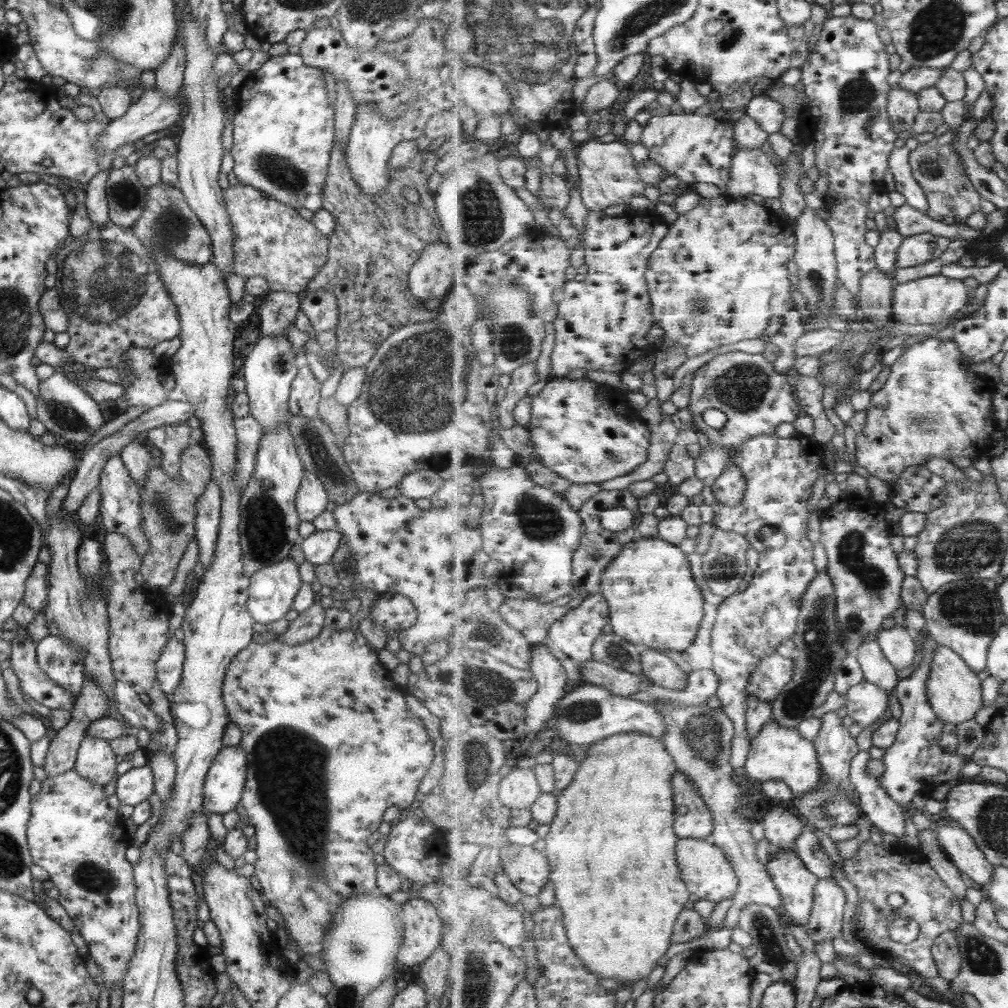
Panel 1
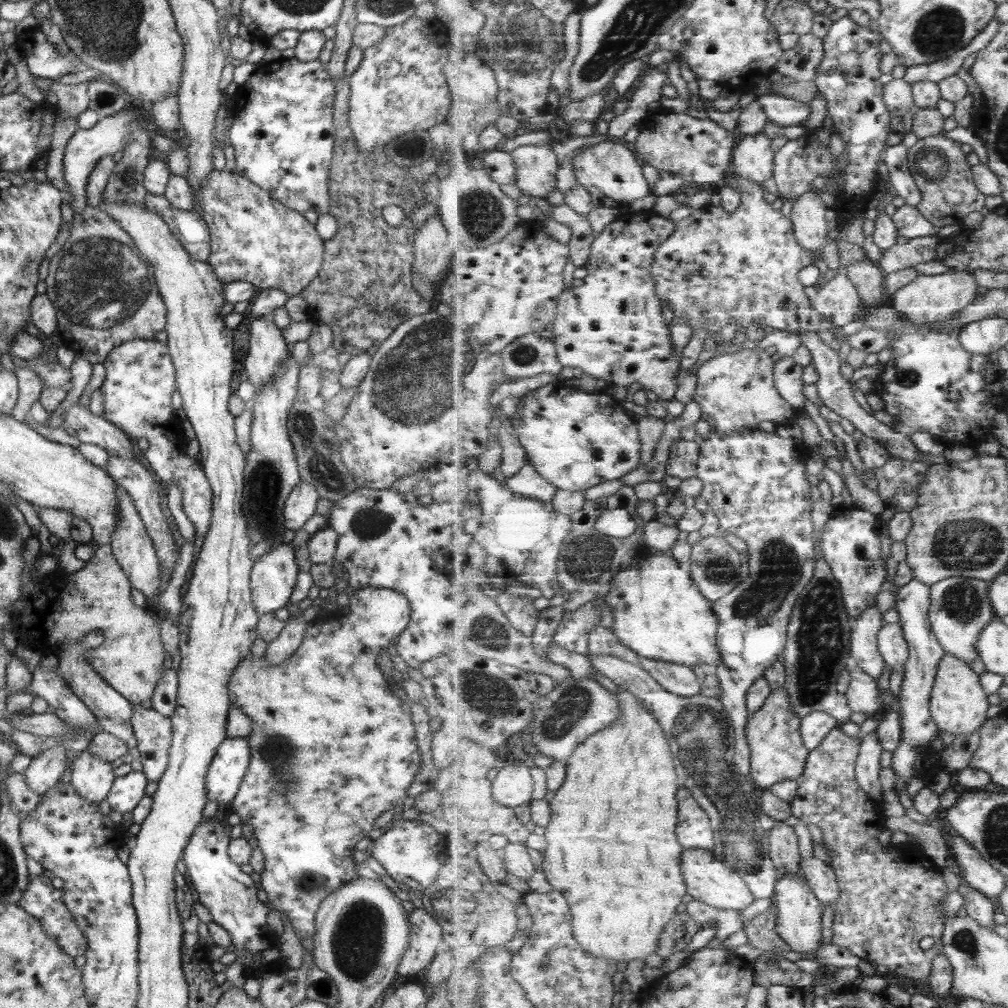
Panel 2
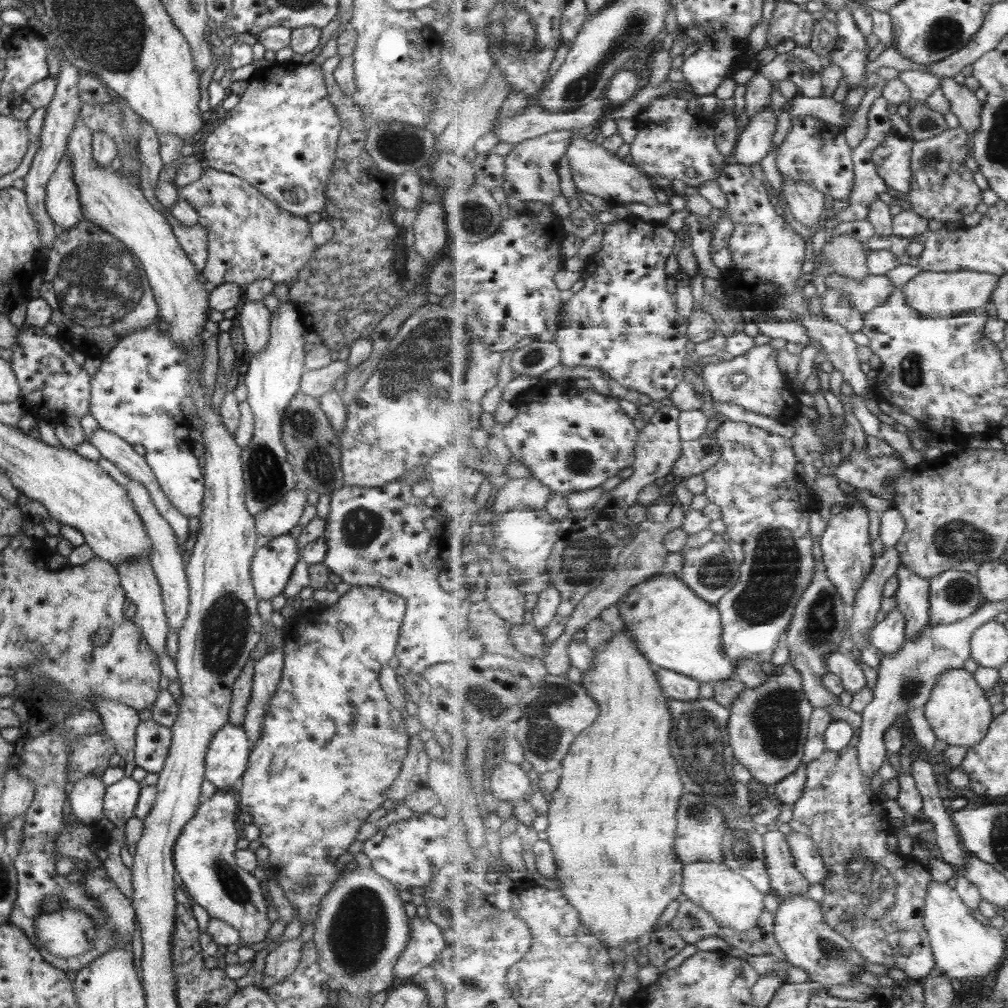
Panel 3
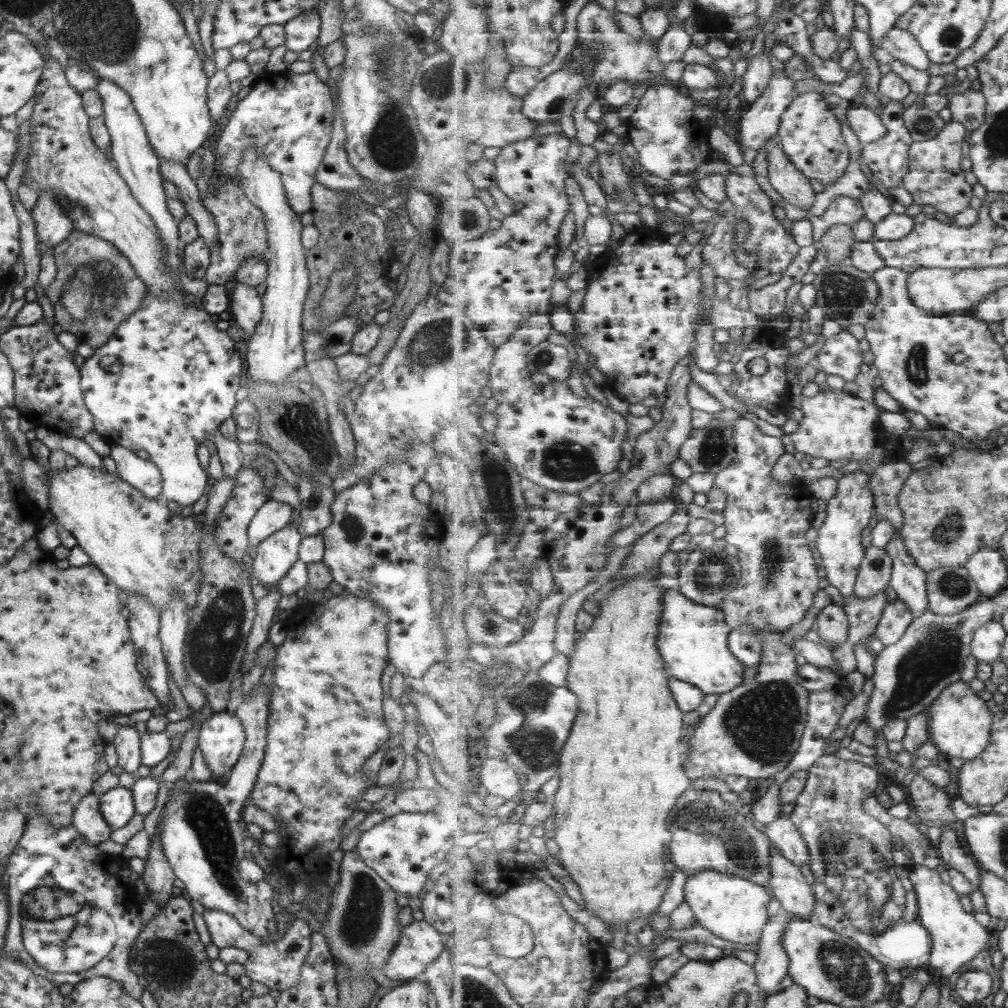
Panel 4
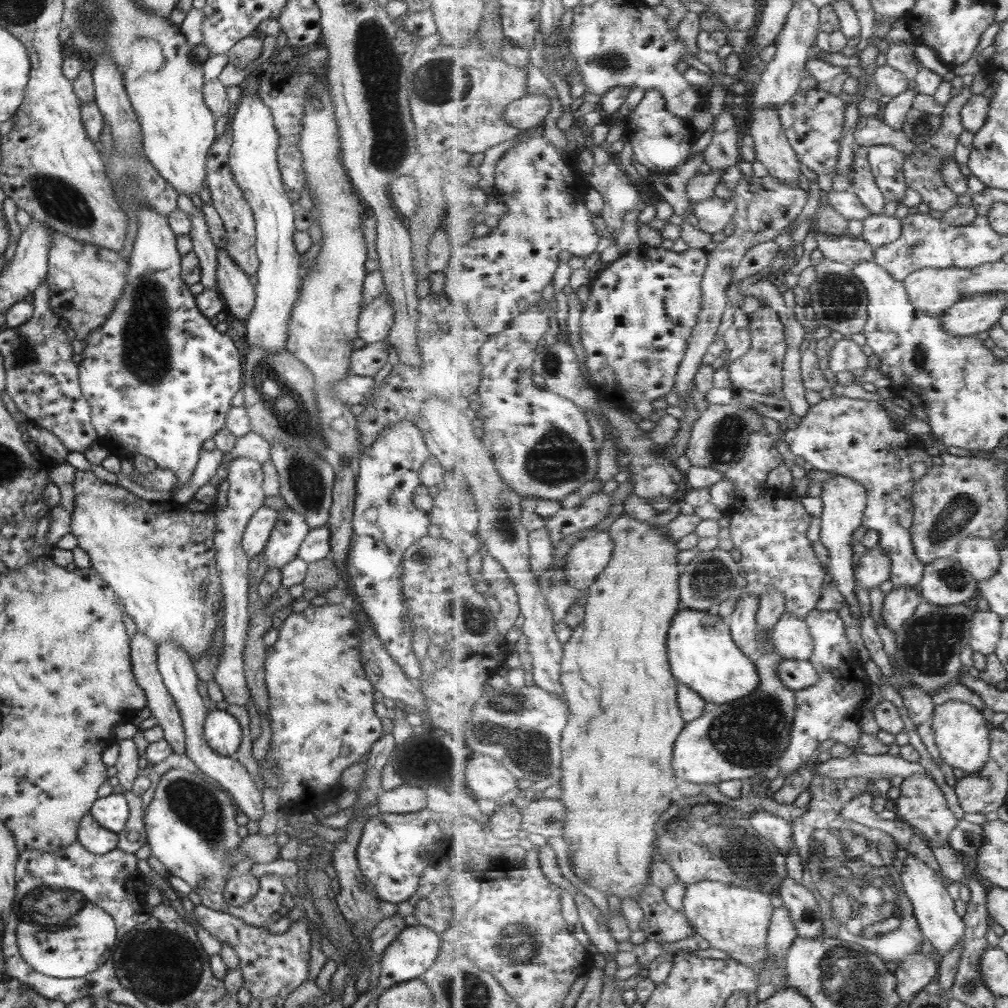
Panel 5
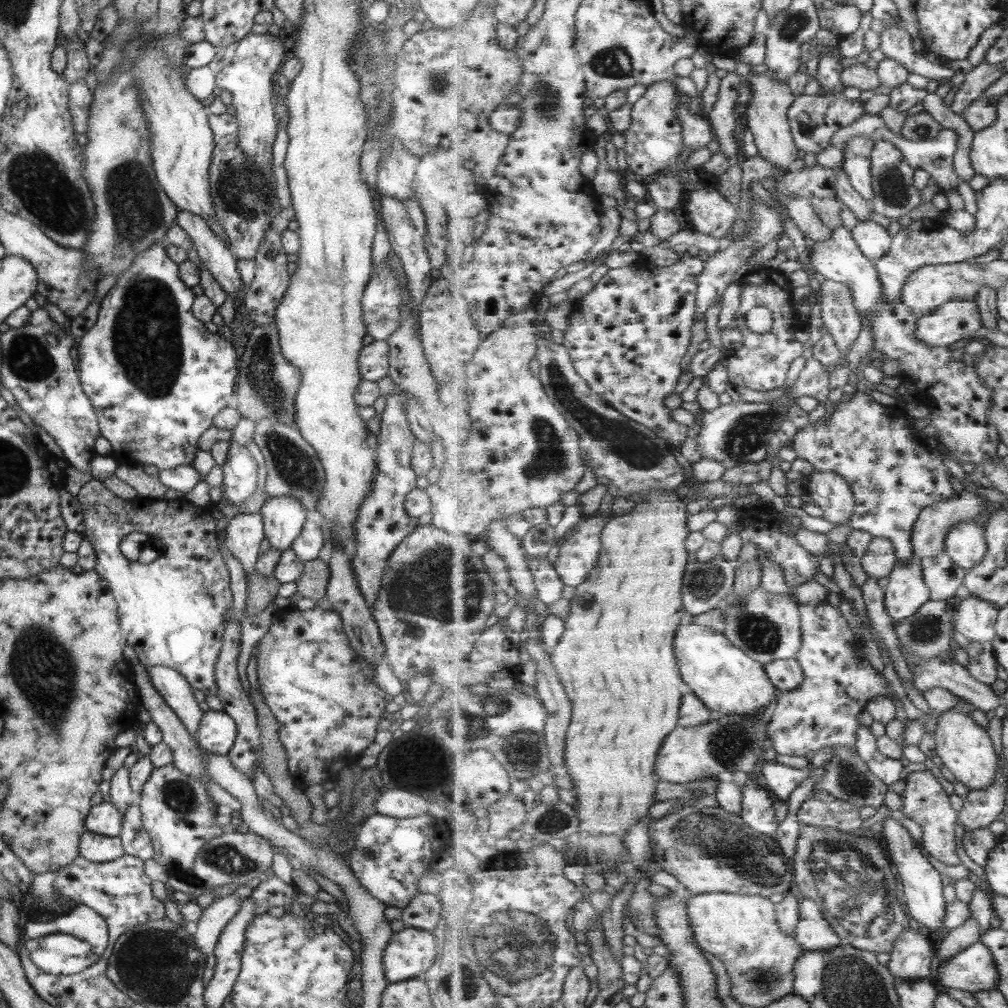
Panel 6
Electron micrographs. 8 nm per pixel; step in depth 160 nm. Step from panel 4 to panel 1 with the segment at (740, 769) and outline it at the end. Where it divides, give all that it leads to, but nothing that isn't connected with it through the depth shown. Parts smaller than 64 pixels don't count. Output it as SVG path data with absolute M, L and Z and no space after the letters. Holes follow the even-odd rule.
M773 720L764 724L756 739L752 740L742 775L758 779L761 783L769 779L782 779L791 787L795 797L813 794L826 781L814 741L807 740L796 728L787 728Z

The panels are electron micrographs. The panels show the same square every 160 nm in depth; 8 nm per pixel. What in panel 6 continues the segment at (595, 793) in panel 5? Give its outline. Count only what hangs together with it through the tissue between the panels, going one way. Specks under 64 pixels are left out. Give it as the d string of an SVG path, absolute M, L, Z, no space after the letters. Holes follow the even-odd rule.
M651 490L645 494L645 501L635 505L631 512L624 515L616 514L601 532L601 560L589 573L587 582L583 582L571 601L571 614L564 620L564 632L558 643L551 648L553 651L553 663L557 667L560 681L563 683L567 694L572 702L572 721L566 734L565 760L566 771L571 776L578 790L578 803L575 808L581 819L580 833L571 836L567 842L572 845L572 851L580 848L586 858L586 864L591 866L601 875L606 866L615 866L621 858L623 846L626 848L626 836L630 834L630 828L634 824L641 823L649 816L649 808L657 802L654 798L655 789L660 776L658 776L658 752L665 744L666 738L678 727L680 708L683 702L681 686L686 682L683 680L682 672L679 670L678 657L675 656L674 640L676 632L681 626L683 614L686 608L683 603L683 582L685 581L687 562L689 562L689 550L686 548L687 537L690 529L687 528L687 503L679 498L676 491Z

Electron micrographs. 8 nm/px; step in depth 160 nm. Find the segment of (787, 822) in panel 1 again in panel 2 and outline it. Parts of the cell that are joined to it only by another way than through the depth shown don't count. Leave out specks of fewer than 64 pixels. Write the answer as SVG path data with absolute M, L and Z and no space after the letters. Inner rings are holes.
M777 821L769 835L770 857L775 868L782 874L801 873L803 858L800 853L798 833L795 832L794 826L789 826L784 821Z

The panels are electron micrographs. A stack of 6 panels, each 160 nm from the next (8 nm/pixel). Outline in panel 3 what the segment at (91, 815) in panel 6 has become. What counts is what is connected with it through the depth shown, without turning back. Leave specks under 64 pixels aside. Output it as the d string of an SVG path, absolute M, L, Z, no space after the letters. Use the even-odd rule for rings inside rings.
M125 776L105 788L102 813L115 827L123 828L125 822L134 816L139 790L140 784Z

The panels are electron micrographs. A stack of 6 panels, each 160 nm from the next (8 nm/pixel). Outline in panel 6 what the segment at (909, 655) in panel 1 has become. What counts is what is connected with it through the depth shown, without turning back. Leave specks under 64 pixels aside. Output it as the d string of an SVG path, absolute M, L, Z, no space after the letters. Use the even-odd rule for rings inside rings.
M915 555L911 564L898 562L886 586L887 612L895 622L909 619L925 603L930 602L930 589L923 580L922 559Z

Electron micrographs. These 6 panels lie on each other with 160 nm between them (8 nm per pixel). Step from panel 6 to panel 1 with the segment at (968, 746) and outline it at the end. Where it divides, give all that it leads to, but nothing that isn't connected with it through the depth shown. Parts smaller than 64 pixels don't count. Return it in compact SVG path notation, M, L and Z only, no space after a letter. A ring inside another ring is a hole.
M938 644L930 667L927 694L937 716L951 724L961 724L975 718L979 708L984 706L982 680L977 676L978 672L971 669L957 652L945 644Z

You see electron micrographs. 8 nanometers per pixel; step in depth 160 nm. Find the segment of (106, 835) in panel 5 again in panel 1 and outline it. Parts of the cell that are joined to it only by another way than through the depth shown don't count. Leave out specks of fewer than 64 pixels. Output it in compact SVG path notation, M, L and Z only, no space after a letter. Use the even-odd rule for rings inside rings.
M85 736L80 740L72 769L89 784L104 787L117 777L115 766L115 755L107 740L94 736Z

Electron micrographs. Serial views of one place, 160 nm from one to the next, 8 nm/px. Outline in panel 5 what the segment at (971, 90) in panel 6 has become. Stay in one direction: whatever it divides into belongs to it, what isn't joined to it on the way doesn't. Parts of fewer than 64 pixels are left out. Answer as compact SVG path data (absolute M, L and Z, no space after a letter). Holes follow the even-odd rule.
M969 87L954 93L941 115L942 127L933 135L933 138L922 144L917 144L916 150L910 156L907 156L902 164L907 186L917 191L923 202L930 208L942 211L943 213L957 204L957 195L959 194L953 192L951 187L945 183L942 164L947 161L956 161L957 143L965 129L965 125L962 123L961 111L963 111L963 107L967 105L967 101L971 99L972 95L973 92L969 90Z

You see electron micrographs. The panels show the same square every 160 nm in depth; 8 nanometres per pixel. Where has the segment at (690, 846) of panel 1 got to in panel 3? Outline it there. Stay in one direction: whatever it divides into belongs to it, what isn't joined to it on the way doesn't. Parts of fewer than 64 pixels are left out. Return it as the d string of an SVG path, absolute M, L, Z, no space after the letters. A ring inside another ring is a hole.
M694 862L684 868L684 883L682 892L688 900L696 902L711 916L729 928L751 930L758 923L765 910L765 895L746 876L729 868L725 862Z

